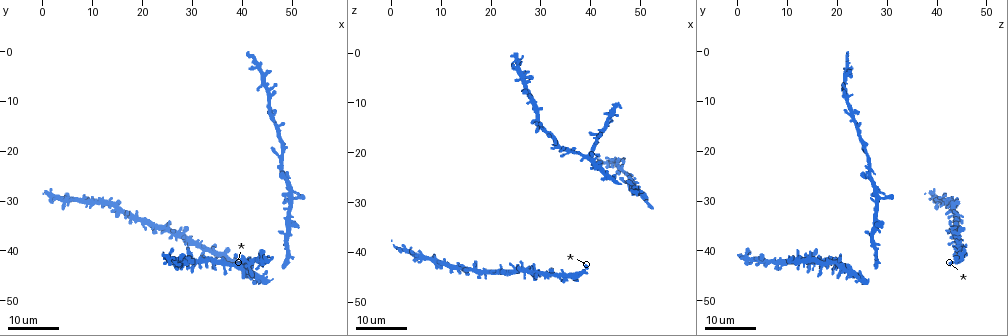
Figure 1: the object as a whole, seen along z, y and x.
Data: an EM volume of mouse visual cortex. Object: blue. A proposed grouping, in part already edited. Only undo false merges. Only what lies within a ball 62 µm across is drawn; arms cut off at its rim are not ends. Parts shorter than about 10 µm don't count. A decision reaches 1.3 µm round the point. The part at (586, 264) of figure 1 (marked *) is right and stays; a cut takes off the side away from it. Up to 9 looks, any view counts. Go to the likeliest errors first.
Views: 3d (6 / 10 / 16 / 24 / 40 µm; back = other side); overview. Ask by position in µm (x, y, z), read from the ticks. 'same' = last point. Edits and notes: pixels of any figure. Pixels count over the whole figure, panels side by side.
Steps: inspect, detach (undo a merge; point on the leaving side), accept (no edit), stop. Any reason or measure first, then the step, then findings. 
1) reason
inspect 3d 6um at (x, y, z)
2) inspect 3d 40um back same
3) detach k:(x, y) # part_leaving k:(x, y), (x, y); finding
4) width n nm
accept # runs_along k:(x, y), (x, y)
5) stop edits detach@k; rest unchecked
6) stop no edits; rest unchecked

three arms meet
inspect 3d 16um at (26.5, 37.0, 43.5)

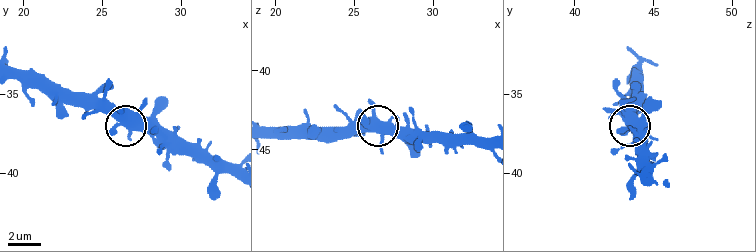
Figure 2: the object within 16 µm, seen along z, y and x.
inspect 3d 6um at (26.8, 37.2, 43.8)

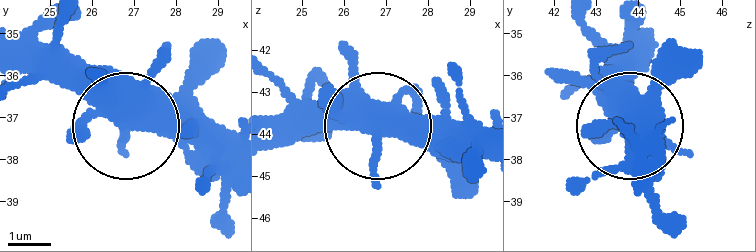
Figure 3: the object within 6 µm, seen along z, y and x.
width 370 nm
accept # runs_along 3:(226, 181), (118, 117), (36, 34); continuous, no second neuron

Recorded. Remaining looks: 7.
narrows sharply
inspect 3d 24um at (49.5, 26.0, 27.0)

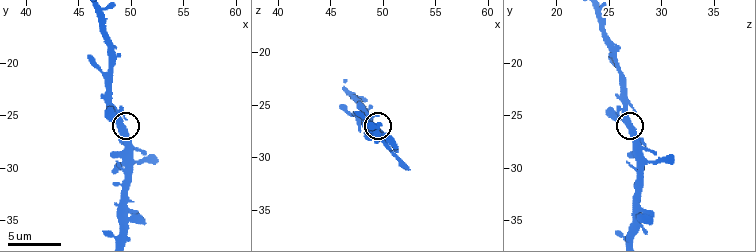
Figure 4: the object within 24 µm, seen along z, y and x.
inspect 3d 6um at (49.4, 26.2, 27.4)

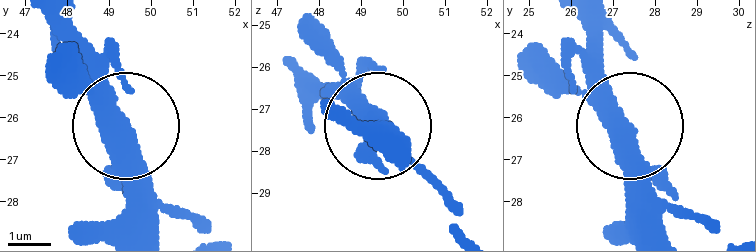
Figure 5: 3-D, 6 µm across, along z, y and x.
width 440 nm
accept # runs_along 5:(640, 235), (636, 138), (547, 56); continuous, no second neuron

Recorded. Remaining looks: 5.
a fork
inspect 3d 24um at (39.5, 42.5, 21.0)

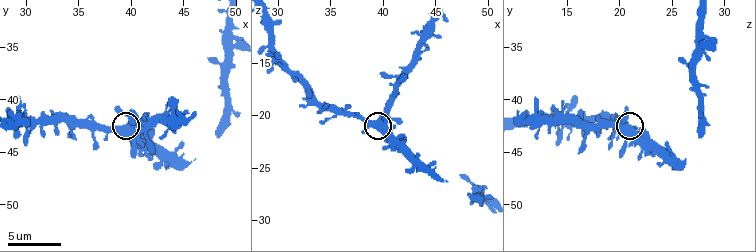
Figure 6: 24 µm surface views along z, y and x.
zoom in
inspect 3d 6um same

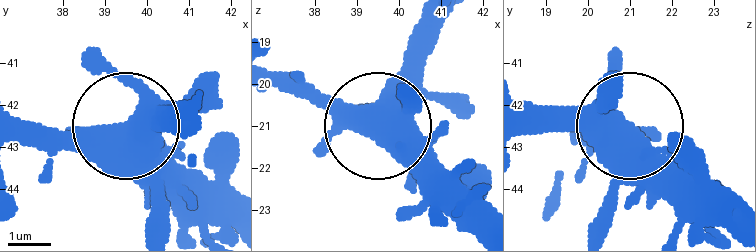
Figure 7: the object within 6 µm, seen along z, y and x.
from behind
inspect 3d 6um back same

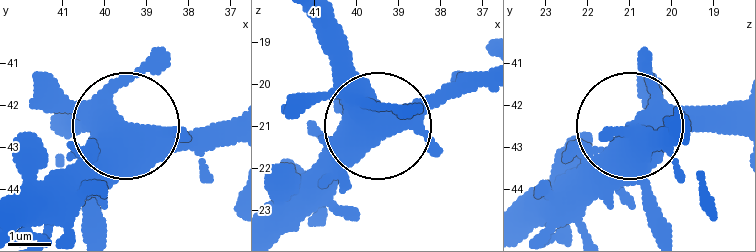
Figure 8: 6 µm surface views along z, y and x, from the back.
width 560 nm
accept # continuous, no second neuron

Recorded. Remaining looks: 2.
a narrow waist
inspect 3d 24um at (8.0, 30.0, 41.5)

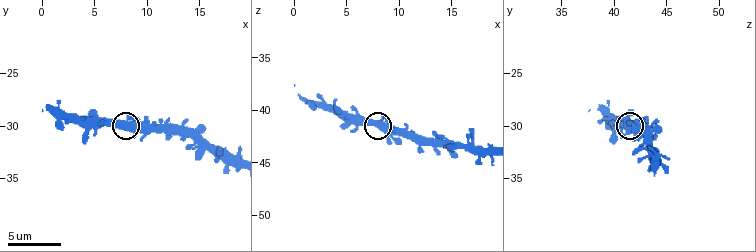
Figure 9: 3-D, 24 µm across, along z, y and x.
zoom in
inspect 3d 6um same

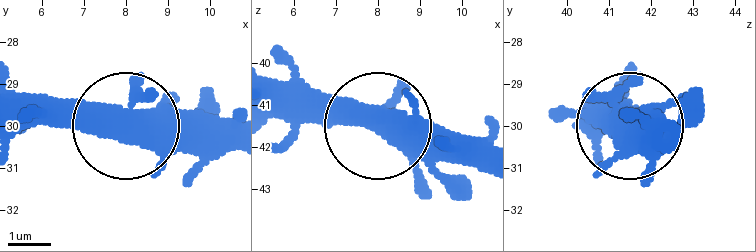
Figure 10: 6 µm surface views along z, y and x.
arms 3
accept # runs_along 10:(482, 167), (364, 124), (271, 114); continuous, no second neuron

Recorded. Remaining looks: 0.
stop no edits; rest unchecked

